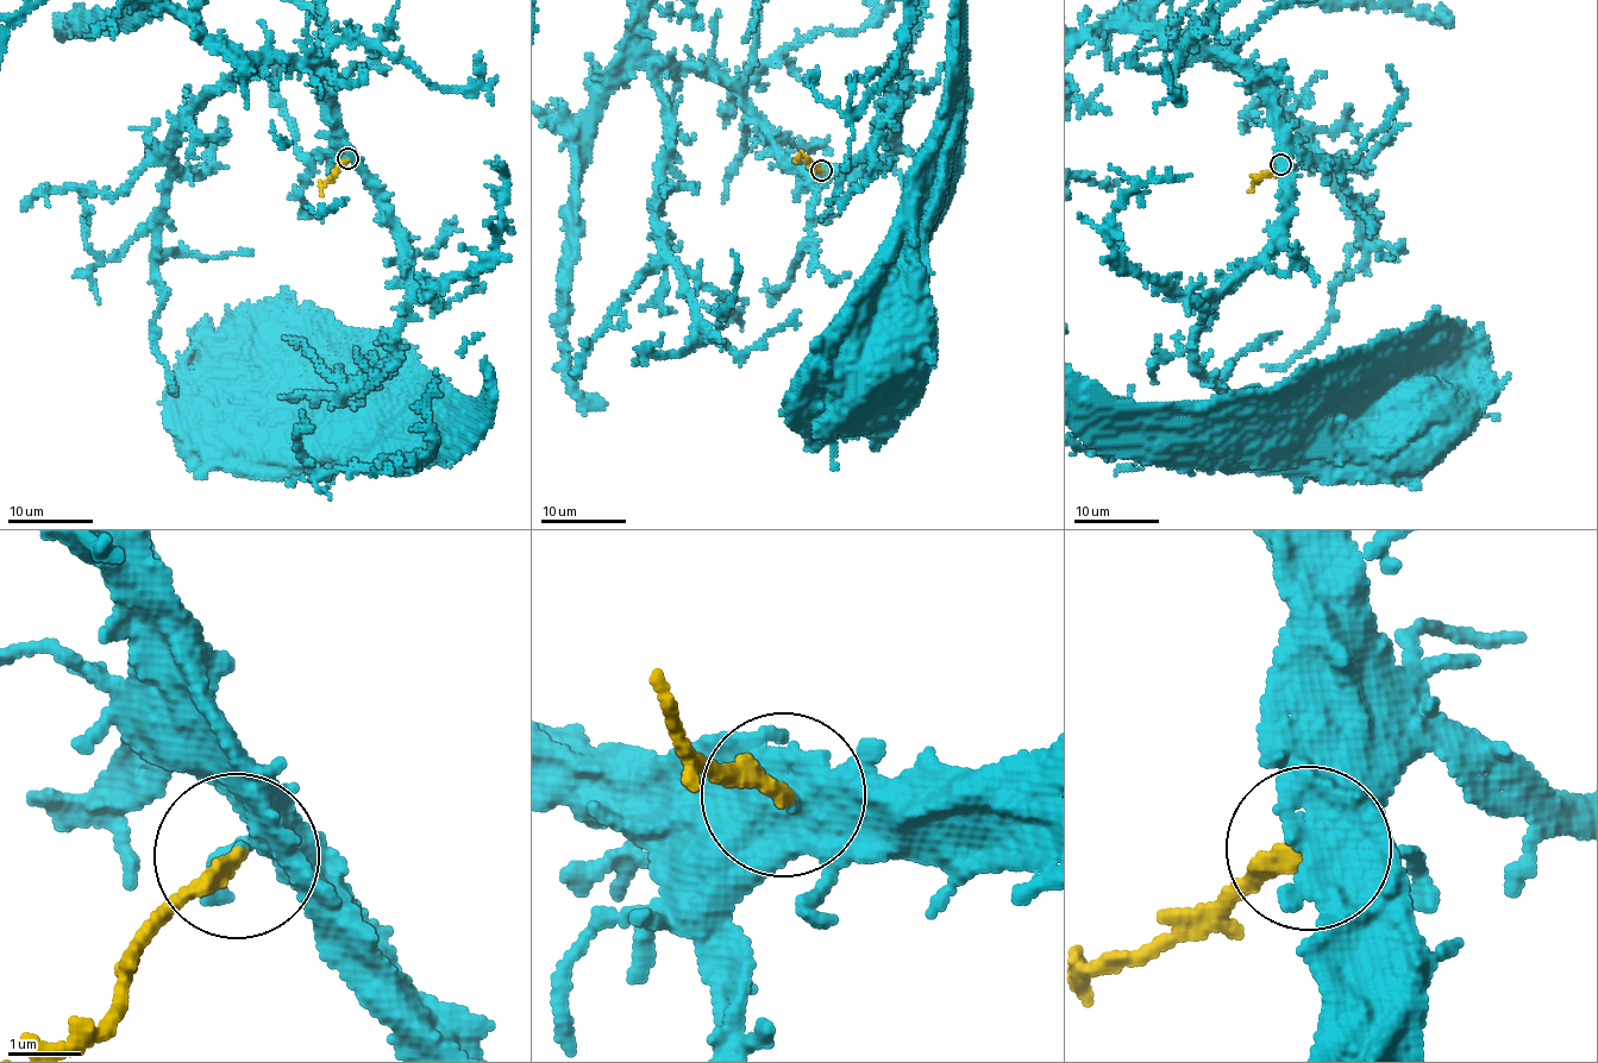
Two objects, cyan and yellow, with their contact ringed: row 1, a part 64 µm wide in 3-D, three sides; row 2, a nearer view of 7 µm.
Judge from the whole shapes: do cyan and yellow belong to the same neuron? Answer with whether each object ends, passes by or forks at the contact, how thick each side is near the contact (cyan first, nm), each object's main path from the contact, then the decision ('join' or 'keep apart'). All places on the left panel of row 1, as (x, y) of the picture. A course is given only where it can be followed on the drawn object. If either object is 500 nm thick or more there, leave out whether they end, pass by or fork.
cyan passes by; yellow ends; calibres 340 and 240 nm; course cyan (348, 159), (324, 69), (248, 63), (389, 233), (453, 276), (492, 378), (476, 407), (378, 382), (259, 416); course yellow (349, 159), (340, 162), (321, 187), (320, 194); join

